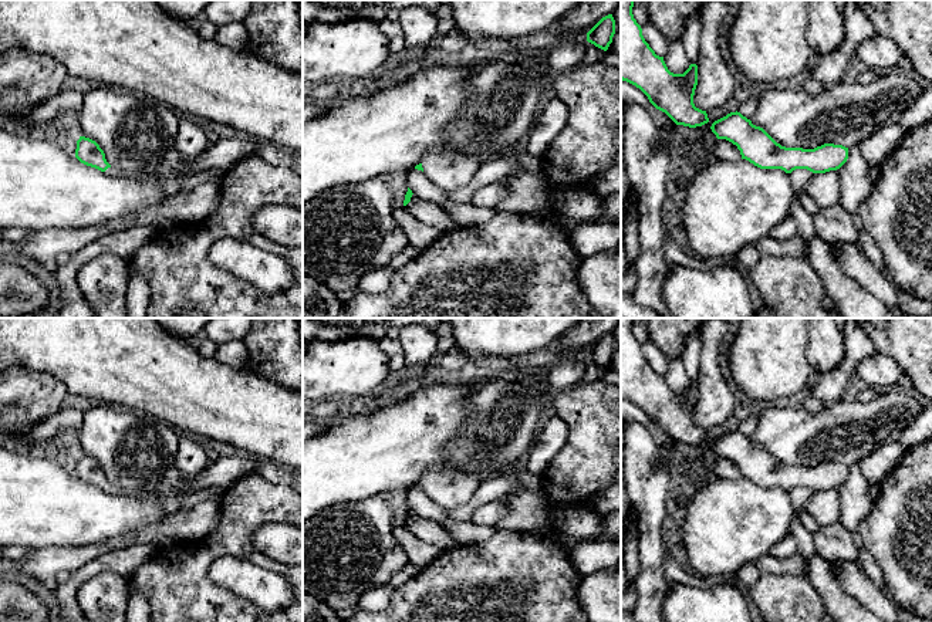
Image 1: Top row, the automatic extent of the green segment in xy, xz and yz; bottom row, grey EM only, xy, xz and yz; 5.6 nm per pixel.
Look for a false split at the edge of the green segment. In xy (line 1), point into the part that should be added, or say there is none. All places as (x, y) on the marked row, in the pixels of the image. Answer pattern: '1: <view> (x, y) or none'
1: xy (110, 171)

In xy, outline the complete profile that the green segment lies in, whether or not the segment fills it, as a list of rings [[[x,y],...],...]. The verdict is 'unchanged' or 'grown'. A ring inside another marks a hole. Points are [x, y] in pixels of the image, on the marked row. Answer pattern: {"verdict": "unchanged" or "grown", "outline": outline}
{"verdict": "grown", "outline": [[[80,136],[77,141],[75,158],[91,168],[95,168],[107,175],[116,176],[119,175],[105,159],[104,151],[99,145],[85,136]]]}

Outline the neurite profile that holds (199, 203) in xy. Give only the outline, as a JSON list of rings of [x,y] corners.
[[[210,180],[188,193],[166,196],[158,206],[145,207],[111,223],[88,227],[33,230],[26,240],[17,243],[26,256],[38,260],[47,270],[57,273],[55,257],[60,253],[74,254],[91,241],[132,226],[156,229],[161,223],[172,220],[182,224],[197,223],[212,216],[219,207],[220,186]]]

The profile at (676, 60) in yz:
[[[673,41],[669,44],[663,61],[668,70],[673,74],[683,74],[690,65],[690,61],[686,55],[682,41]]]

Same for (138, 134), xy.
[[[95,85],[84,95],[84,105],[78,112],[81,136],[99,145],[111,168],[121,175],[151,175],[161,180],[185,175],[193,160],[176,149],[179,118],[173,108],[152,97],[104,85]]]

